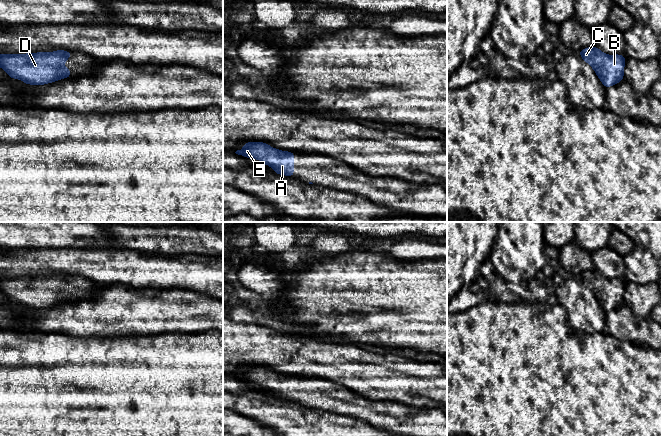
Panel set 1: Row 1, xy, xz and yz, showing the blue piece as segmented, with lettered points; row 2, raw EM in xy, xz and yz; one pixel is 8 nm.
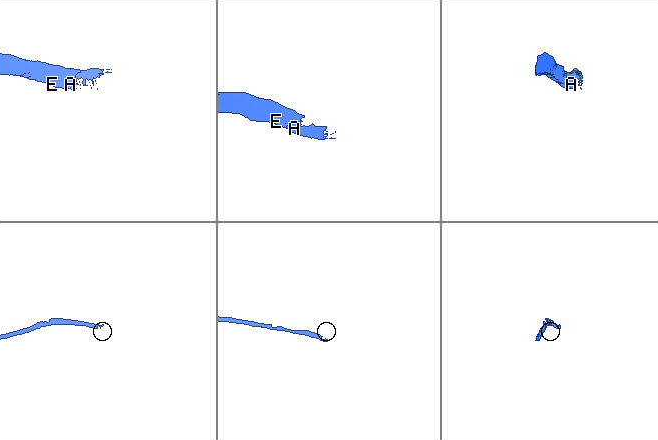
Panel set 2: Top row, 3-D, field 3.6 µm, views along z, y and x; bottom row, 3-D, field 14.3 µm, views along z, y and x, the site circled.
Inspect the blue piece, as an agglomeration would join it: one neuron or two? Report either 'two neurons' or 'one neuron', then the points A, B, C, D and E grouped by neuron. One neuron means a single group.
one neuron | A B C D E

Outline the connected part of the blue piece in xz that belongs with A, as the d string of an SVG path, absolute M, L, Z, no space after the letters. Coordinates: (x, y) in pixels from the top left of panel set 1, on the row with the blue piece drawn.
M244 142L244 147L235 153L245 158L260 160L278 175L294 176L294 154L271 147L265 142Z

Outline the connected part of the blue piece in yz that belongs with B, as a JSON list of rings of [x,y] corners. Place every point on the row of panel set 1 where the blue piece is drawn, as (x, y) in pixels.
[[[596,46],[586,47],[578,54],[593,68],[606,89],[624,79],[625,55],[608,55]]]

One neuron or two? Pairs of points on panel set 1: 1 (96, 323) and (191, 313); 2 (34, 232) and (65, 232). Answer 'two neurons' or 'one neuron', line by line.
1: one neuron
2: one neuron

